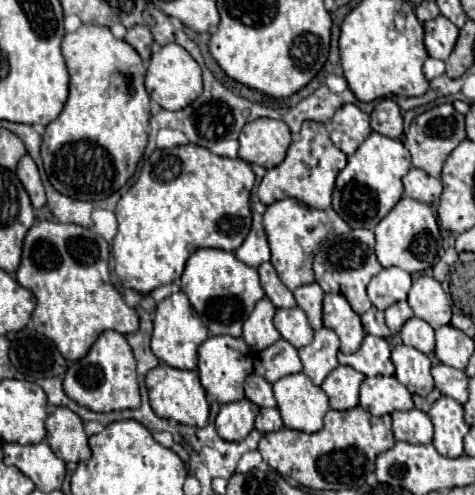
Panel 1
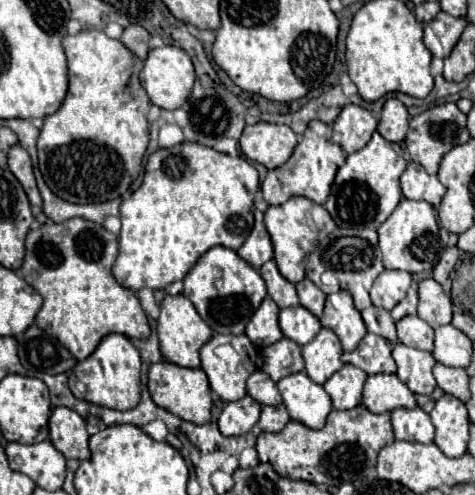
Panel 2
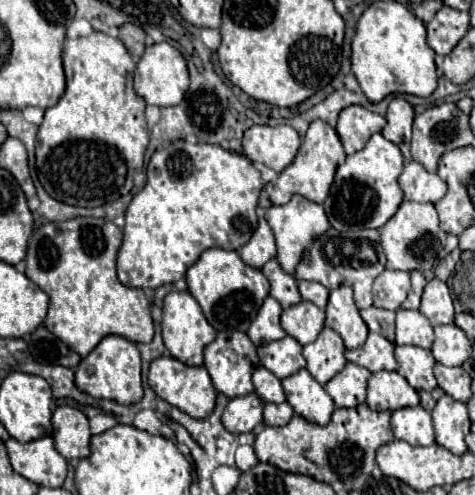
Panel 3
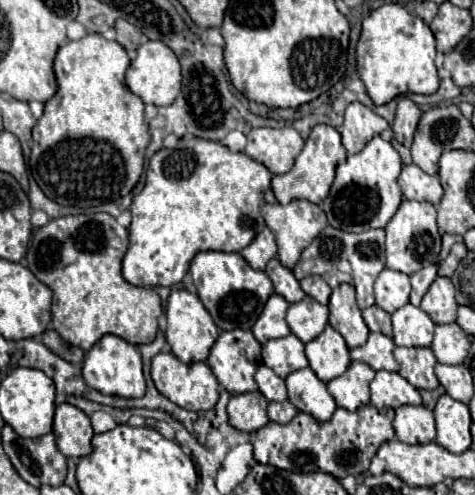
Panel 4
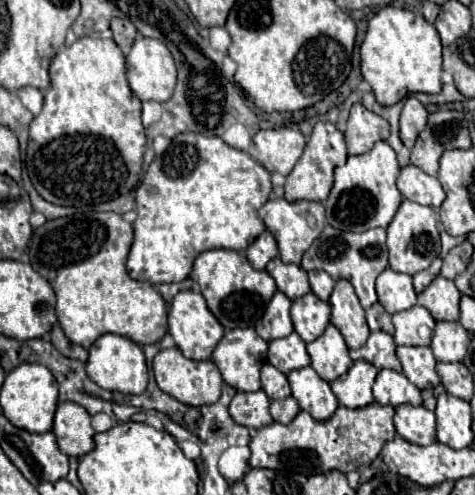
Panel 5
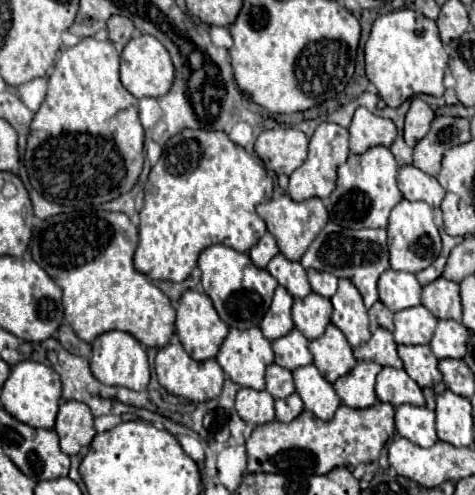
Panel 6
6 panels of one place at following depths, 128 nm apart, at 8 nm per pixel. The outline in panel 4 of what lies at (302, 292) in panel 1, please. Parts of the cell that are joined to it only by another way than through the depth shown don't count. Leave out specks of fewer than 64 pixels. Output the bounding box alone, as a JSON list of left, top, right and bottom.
[300,276,332,304]

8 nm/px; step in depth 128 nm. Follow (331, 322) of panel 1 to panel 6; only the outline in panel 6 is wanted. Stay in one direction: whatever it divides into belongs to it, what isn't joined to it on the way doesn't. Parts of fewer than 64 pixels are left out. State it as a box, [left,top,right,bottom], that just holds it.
[330,280,370,346]

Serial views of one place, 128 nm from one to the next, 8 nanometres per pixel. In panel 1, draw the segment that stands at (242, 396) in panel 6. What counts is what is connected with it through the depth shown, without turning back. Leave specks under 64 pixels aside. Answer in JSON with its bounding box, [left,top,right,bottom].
[216,400,258,442]

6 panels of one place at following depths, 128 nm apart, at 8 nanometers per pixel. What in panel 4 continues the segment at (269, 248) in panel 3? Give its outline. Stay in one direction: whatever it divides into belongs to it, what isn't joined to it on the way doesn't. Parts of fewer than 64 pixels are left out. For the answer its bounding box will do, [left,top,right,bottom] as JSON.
[240,228,276,270]

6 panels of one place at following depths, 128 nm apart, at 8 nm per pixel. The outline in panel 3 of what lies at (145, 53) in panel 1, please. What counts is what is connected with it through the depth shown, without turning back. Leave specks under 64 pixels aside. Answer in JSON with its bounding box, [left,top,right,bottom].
[118,24,146,60]

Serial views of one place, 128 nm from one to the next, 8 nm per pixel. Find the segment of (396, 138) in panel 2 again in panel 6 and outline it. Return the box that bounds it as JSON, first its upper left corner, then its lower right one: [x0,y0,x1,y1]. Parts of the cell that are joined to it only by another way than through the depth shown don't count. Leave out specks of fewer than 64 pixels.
[404,98,434,146]

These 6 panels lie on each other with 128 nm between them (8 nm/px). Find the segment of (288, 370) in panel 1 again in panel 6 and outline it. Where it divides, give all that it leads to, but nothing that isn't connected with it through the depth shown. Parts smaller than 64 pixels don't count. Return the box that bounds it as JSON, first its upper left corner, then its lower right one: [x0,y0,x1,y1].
[272,330,312,370]

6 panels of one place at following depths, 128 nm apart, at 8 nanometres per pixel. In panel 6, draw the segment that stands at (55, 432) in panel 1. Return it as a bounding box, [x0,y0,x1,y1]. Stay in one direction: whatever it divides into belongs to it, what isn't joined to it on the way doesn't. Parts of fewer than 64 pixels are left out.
[54,400,96,456]

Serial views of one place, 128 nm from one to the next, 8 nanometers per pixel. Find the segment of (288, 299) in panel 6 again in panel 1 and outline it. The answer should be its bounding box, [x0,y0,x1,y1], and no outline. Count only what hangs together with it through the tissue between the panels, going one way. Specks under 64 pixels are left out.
[246,298,280,352]

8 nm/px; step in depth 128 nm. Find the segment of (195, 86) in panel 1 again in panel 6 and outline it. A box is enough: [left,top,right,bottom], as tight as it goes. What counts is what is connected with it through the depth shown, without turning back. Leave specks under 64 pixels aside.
[120,34,174,98]

